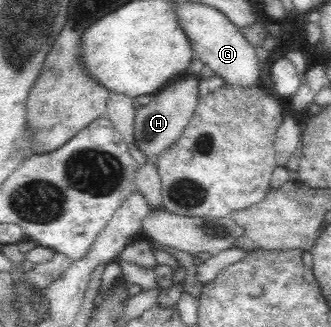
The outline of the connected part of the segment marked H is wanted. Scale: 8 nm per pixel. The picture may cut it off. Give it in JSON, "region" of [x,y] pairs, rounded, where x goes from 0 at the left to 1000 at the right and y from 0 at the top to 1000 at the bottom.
{"region":[[[556,229],[508,251],[456,287],[453,315],[414,333],[405,364],[405,440],[441,471],[444,483],[471,492],[474,474],[508,456],[550,413],[601,312],[604,245],[601,232]]]}

